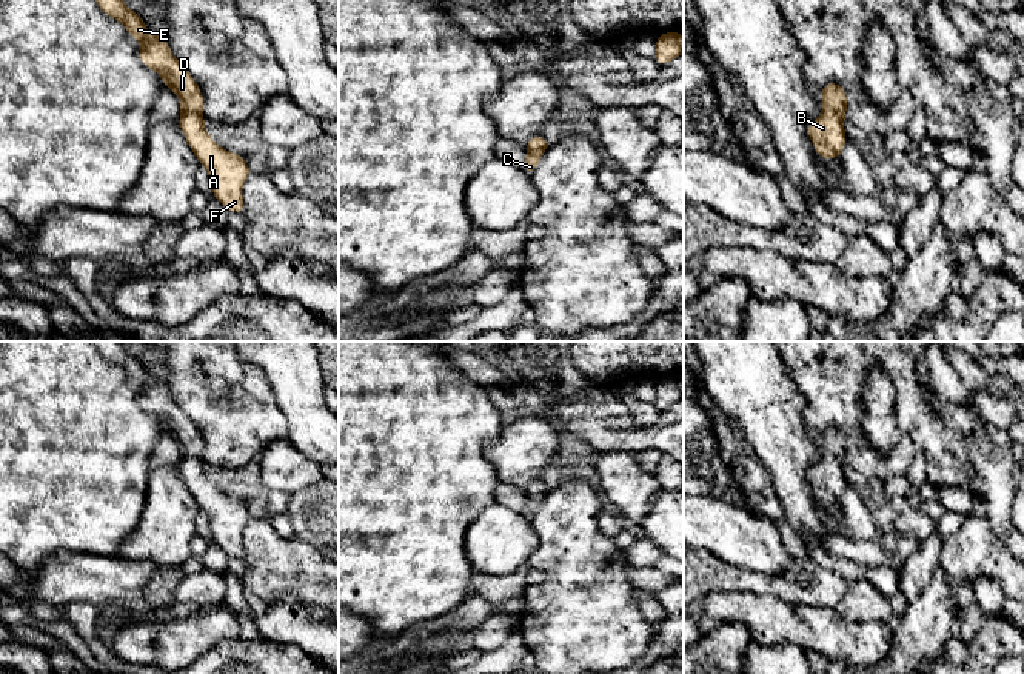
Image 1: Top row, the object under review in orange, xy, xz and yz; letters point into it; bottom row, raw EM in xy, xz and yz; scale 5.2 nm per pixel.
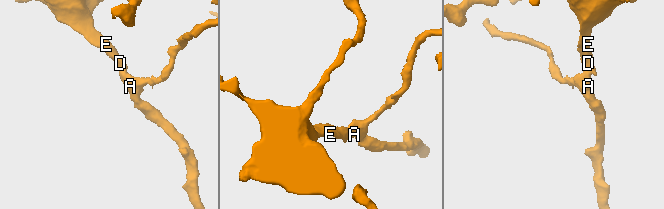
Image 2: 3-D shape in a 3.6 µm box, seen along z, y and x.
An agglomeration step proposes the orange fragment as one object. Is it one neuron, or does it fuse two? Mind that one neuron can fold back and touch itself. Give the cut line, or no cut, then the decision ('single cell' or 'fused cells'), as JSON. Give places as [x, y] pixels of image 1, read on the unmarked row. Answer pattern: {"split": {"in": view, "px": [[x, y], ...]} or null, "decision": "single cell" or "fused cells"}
{"split": null, "decision": "single cell"}

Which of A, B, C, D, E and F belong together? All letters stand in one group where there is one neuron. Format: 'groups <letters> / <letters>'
groups A B C D E F

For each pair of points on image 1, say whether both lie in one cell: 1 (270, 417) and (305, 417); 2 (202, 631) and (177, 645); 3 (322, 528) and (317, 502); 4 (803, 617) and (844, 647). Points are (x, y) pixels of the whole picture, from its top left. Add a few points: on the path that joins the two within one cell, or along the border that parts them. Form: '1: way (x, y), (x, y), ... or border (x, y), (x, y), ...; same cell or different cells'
1: border (270, 383), (276, 405), (287, 422), (288, 437); different cells
2: way (196, 634), (184, 640); same cell
3: way (322, 522), (321, 508); same cell
4: way (813, 628), (833, 636); same cell

